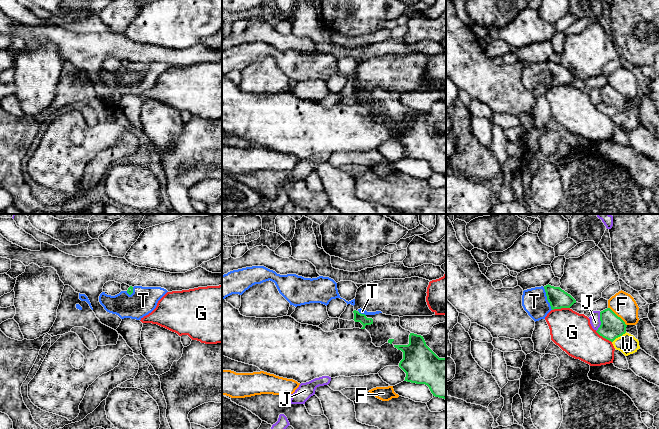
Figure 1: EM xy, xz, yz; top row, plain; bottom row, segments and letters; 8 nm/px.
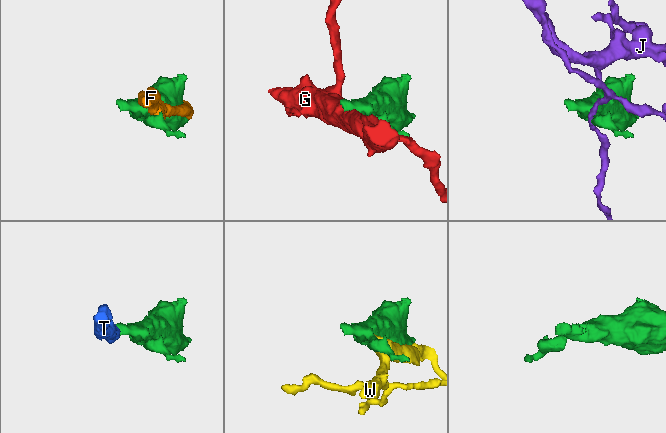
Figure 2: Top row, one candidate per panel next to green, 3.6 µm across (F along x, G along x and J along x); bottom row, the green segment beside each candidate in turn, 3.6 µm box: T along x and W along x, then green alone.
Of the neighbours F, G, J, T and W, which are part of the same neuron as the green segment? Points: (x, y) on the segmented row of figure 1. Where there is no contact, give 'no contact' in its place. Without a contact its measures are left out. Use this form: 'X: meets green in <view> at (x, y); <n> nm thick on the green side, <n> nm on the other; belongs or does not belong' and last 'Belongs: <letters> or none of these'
F: meets green in yz at (617, 316); 190 nm thick on the green side, 190 nm on the other; does not belong
G: meets green in yz at (560, 308); 160 nm thick on the green side, 320 nm on the other; does not belong
J: meets green in yz at (601, 322); 190 nm thick on the green side, 90 nm on the other; does not belong
T: meets green in yz at (547, 298); 160 nm thick on the green side, 200 nm on the other; belongs
W: meets green in yz at (619, 336); 190 nm thick on the green side, 160 nm on the other; does not belong
Belongs: T

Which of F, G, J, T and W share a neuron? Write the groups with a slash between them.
F / G / J / T / W

